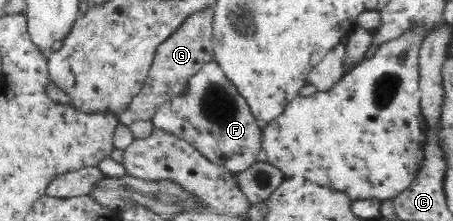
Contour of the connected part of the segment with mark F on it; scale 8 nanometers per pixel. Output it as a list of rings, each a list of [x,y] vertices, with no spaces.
[[[214,60],[189,77],[183,93],[159,104],[150,120],[155,129],[187,141],[213,164],[231,172],[238,173],[255,164],[261,152],[262,124],[249,112],[245,99]]]

